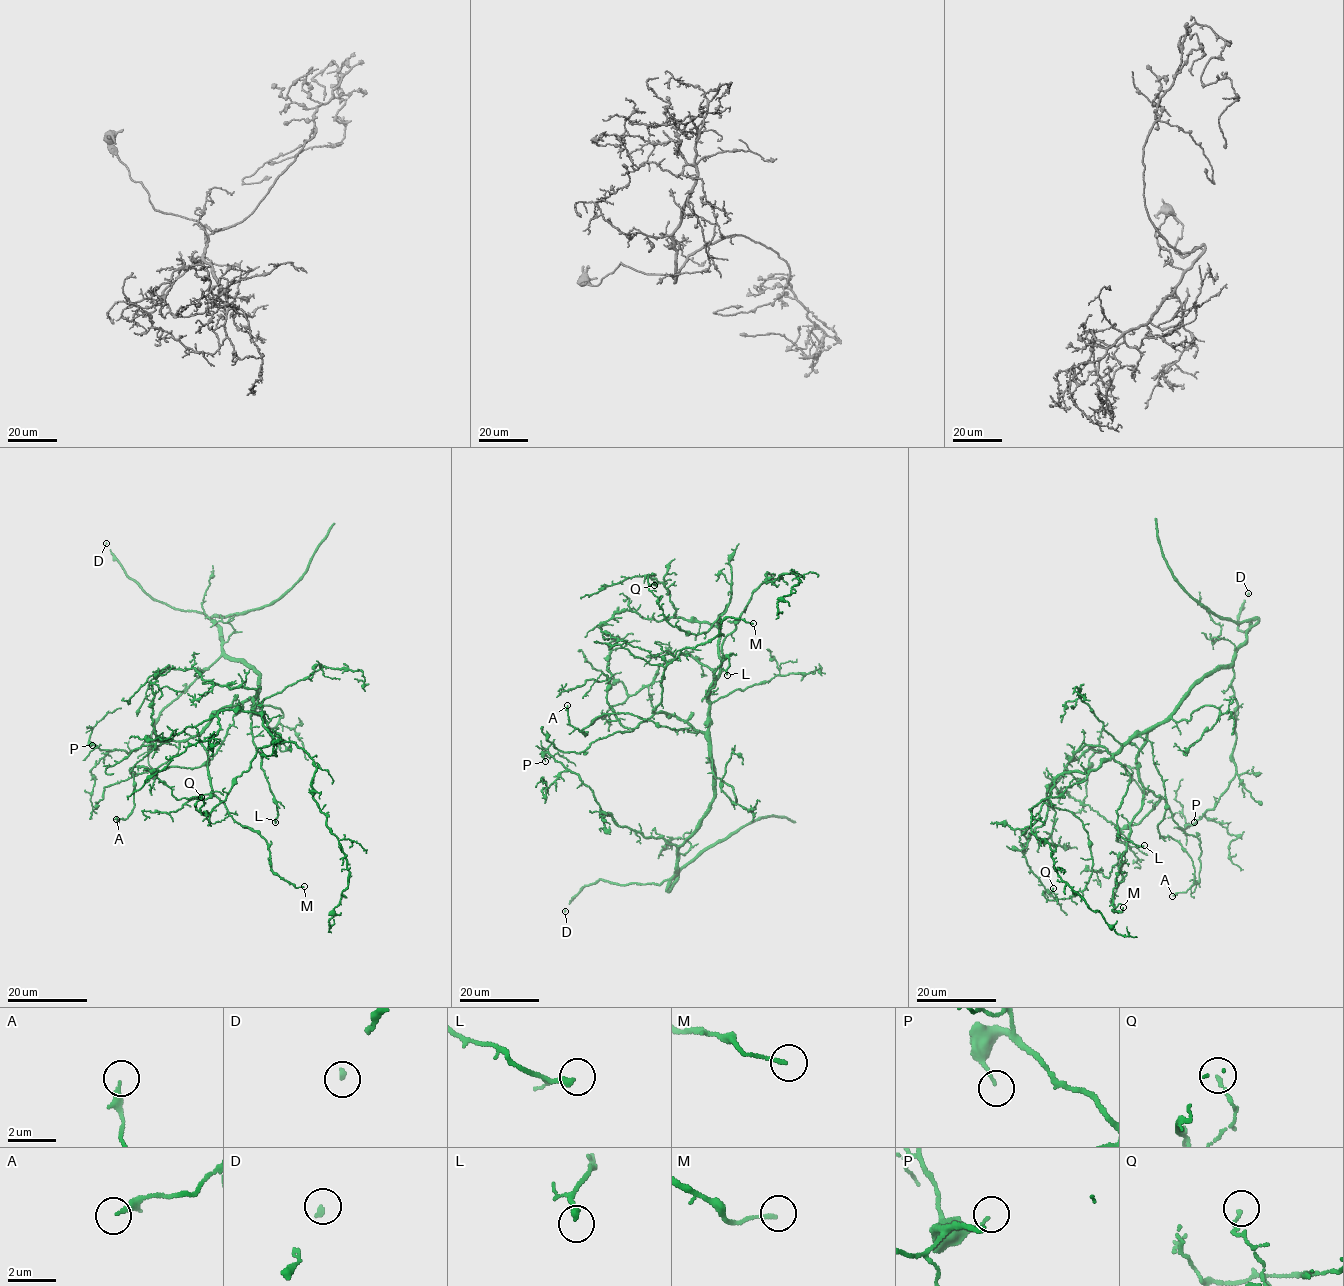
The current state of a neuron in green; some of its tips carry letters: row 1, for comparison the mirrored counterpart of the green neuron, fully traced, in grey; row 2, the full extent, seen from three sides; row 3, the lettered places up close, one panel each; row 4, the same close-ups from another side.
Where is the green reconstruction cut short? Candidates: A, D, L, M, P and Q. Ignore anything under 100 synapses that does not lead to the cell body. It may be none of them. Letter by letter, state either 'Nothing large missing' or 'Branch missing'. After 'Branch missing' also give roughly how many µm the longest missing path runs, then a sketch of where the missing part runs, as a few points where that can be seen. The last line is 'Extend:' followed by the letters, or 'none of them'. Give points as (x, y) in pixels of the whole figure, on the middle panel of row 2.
A: Nothing large missing
D: Nothing large missing
L: Nothing large missing
M: Nothing large missing
P: Nothing large missing
Q: Nothing large missing
Extend: none of them

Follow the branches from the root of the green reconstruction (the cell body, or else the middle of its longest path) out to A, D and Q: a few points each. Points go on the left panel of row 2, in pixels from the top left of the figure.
A: (255, 697), (243, 704), (216, 754), (200, 766), (131, 768), (134, 807), (127, 818), (116, 819)
D: (255, 697), (258, 672), (225, 654), (220, 627), (202, 613), (174, 609), (153, 600), (125, 573), (106, 543)
Q: (255, 697), (271, 743), (209, 815), (195, 808), (201, 797)

